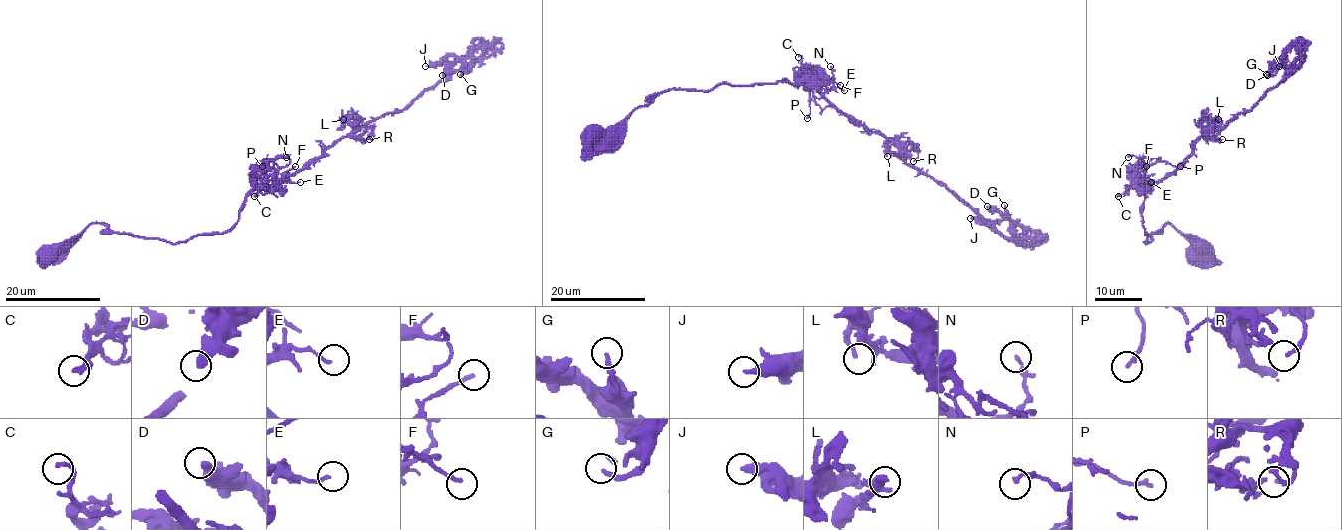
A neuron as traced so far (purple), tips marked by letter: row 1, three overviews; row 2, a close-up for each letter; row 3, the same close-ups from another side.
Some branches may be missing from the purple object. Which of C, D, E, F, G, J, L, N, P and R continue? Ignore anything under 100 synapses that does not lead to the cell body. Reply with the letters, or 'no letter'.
no letter

